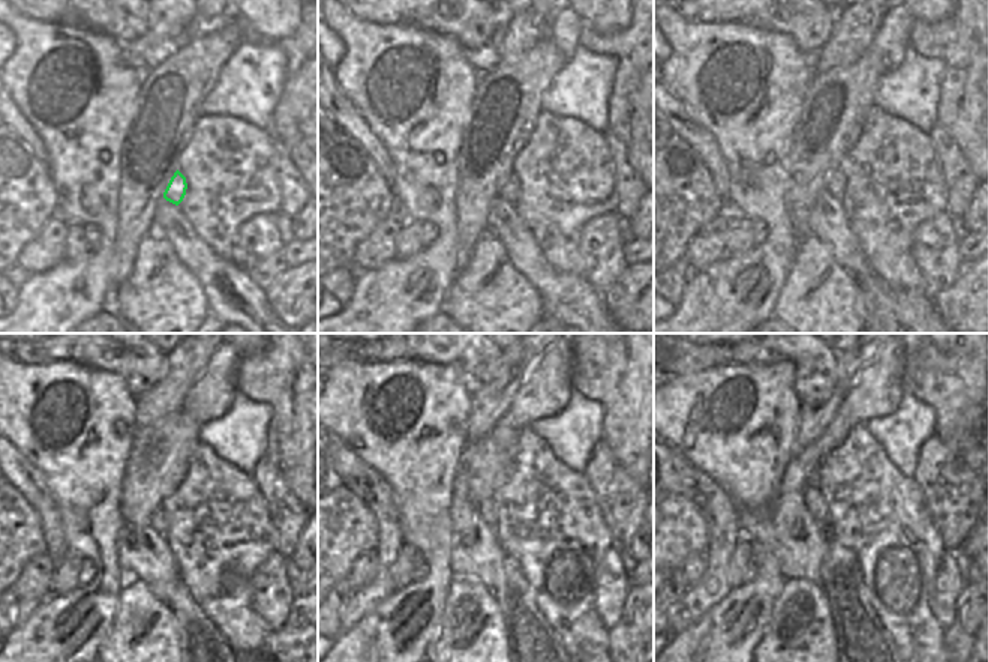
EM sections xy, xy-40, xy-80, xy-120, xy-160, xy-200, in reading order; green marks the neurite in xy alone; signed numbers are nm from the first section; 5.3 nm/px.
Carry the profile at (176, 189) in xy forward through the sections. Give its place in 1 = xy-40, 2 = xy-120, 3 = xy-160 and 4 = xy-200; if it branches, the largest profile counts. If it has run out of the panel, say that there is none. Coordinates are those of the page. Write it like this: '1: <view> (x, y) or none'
1: xy-40 (510, 191)
2: xy-120 (159, 523)
3: xy-160 (486, 509)
4: xy-200 (813, 497)

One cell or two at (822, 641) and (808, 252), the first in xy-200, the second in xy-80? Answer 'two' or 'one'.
one

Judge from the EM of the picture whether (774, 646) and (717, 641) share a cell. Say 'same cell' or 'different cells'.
different cells

